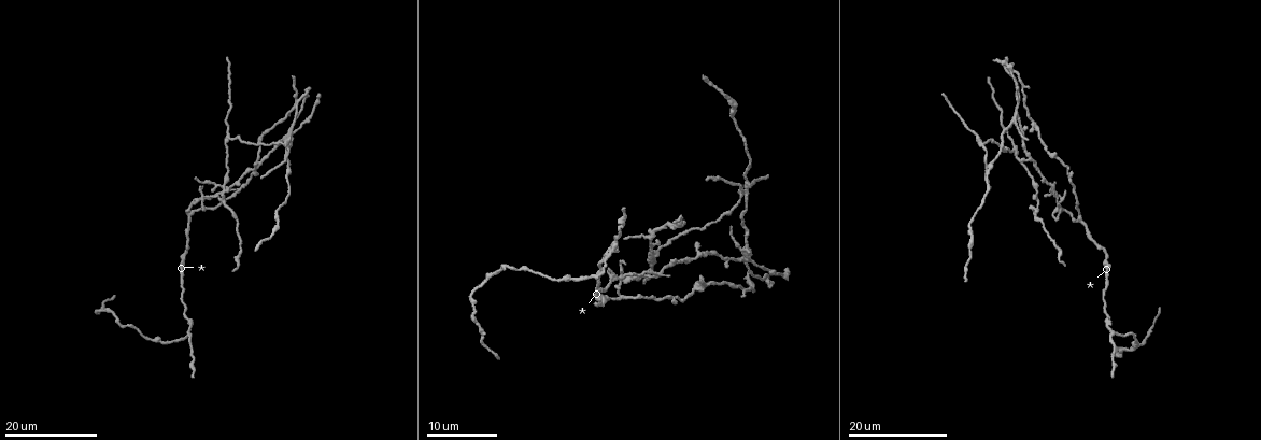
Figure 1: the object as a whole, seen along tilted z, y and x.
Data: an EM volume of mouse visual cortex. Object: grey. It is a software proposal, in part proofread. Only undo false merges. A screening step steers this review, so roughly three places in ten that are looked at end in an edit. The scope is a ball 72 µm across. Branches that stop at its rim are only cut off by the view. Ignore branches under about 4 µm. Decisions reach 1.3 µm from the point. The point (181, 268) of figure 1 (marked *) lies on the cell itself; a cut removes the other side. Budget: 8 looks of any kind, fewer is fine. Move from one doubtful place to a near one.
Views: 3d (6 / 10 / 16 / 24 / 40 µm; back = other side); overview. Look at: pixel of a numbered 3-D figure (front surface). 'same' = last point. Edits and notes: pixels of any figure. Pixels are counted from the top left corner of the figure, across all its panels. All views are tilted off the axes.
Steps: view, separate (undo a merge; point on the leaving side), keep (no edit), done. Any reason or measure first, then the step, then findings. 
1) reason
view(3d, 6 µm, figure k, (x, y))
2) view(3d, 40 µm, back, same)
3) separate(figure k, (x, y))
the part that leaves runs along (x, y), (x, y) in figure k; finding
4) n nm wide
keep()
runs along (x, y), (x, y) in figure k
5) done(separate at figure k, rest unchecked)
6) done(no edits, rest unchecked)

four arms meet
view(3d, 24 µm, figure 1, (655, 277))

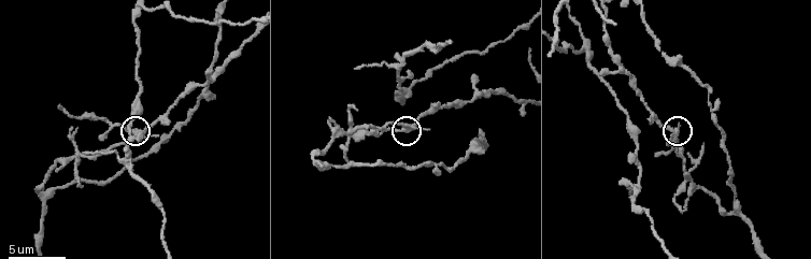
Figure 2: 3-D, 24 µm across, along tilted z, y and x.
view(3d, 10 µm, figure 2, (136, 131))

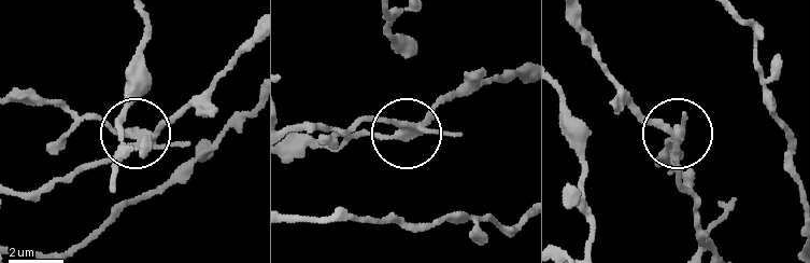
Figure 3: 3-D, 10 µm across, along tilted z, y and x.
230 nm wide
separate(figure 3, (381, 134))
two cells meet here

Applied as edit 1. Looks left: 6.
view(overview)

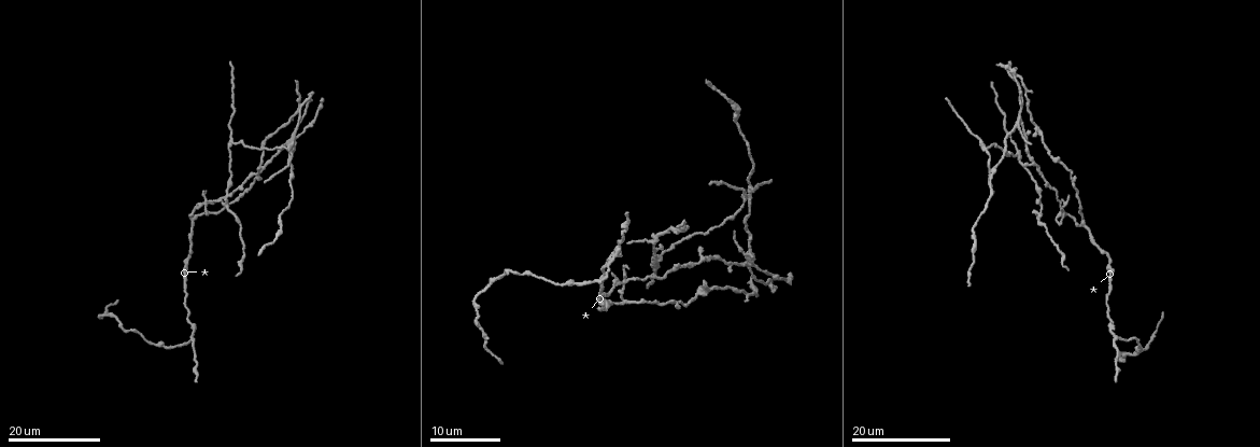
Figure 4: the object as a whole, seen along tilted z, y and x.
four arms meet
view(3d, 16 µm, figure 4, (627, 281))

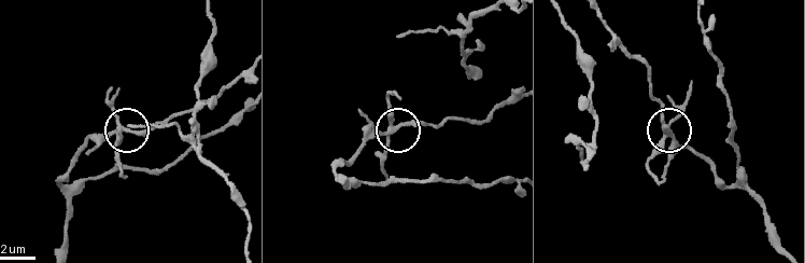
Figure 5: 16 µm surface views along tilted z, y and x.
view(3d, 6 µm, figure 5, (395, 128))

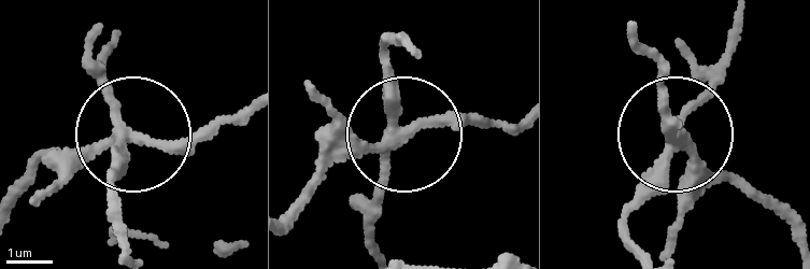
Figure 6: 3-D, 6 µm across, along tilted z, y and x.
270 nm wide
separate(figure 6, (113, 175))
the part that leaves runs along (115, 137), (121, 242) in figure 6; two cells meet here

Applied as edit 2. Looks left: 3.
view(overview)

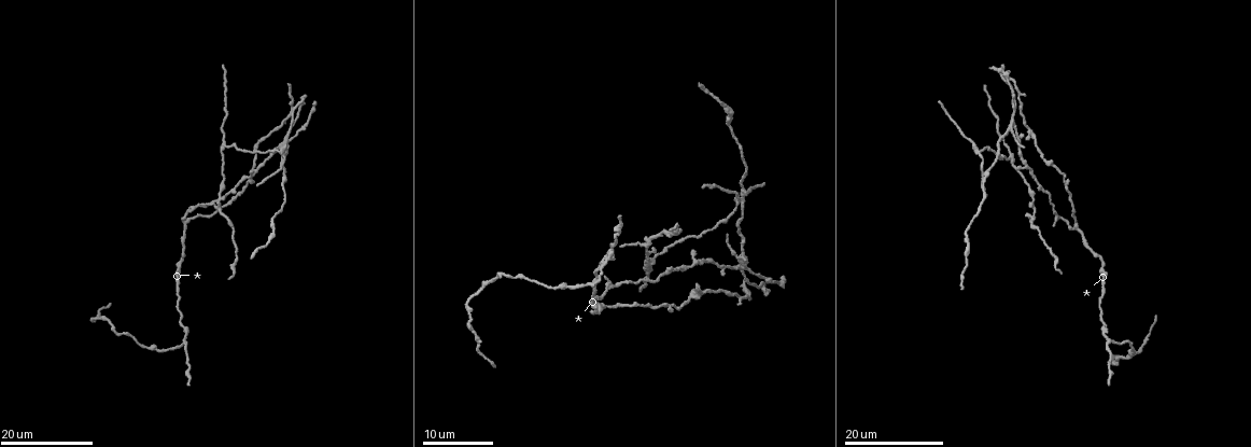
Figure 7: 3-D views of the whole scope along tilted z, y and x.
three arms meet
view(3d, 24 µm, figure 7, (1112, 342))

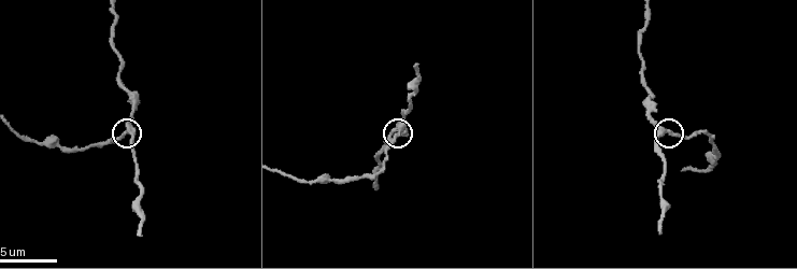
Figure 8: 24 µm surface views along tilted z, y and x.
closer look
view(3d, 10 µm, figure 8, (666, 130))

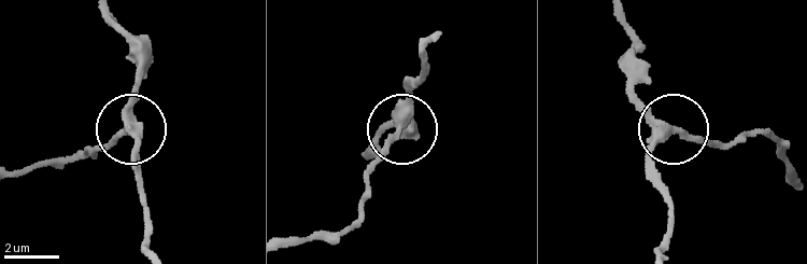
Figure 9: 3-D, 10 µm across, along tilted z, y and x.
side arm 12 µm; 3 arms
keep()
all the same cell

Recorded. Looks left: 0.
done(separate at figure 3, separate at figure 6, rest unchecked)

